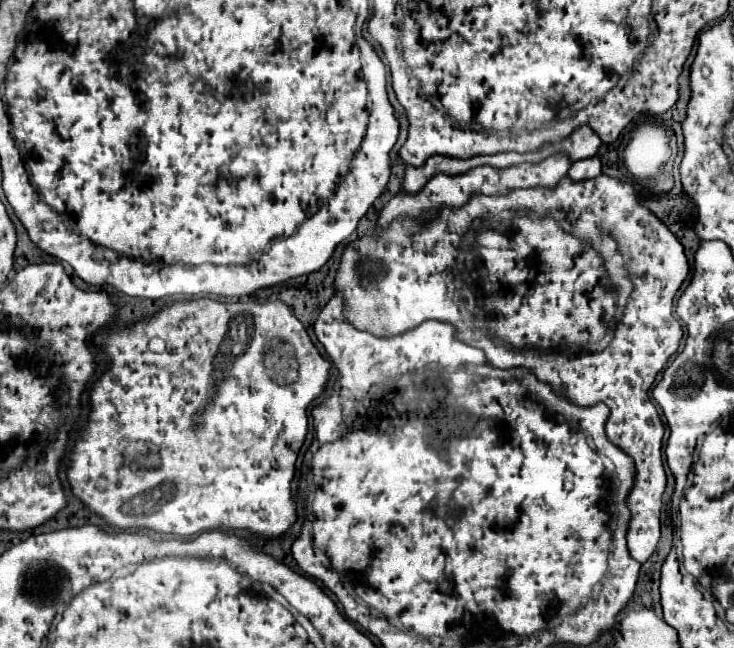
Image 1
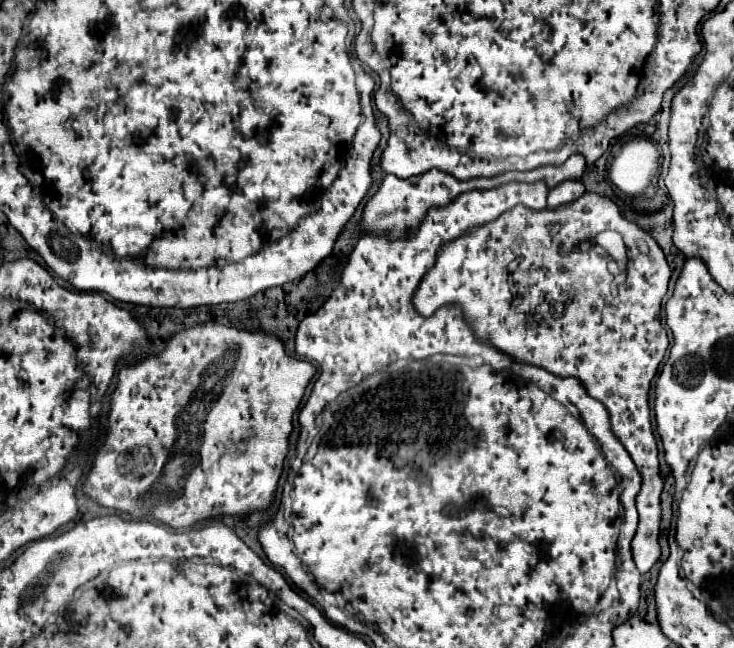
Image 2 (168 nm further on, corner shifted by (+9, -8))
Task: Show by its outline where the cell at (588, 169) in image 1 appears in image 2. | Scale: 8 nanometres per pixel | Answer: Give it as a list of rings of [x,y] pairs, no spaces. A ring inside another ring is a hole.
[[[564,181],[564,185],[556,185],[556,189],[550,189],[548,193],[548,207],[554,209],[558,205],[576,201],[584,193],[582,181]]]

